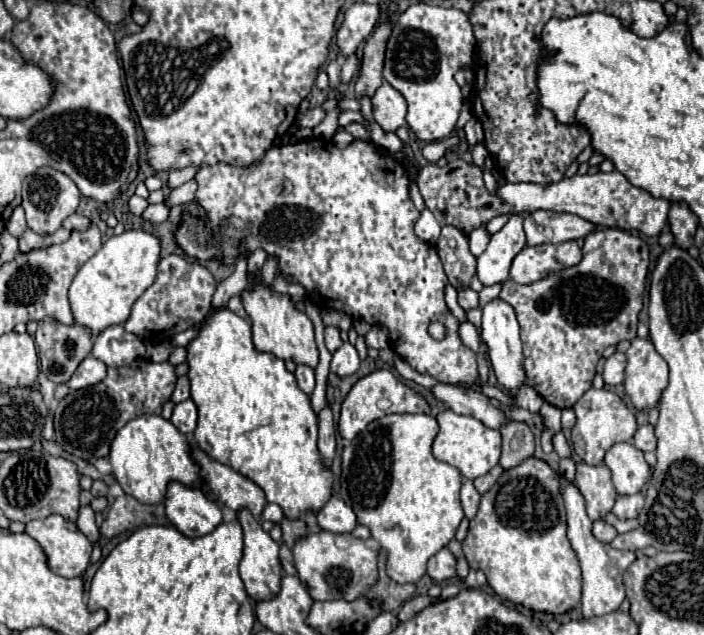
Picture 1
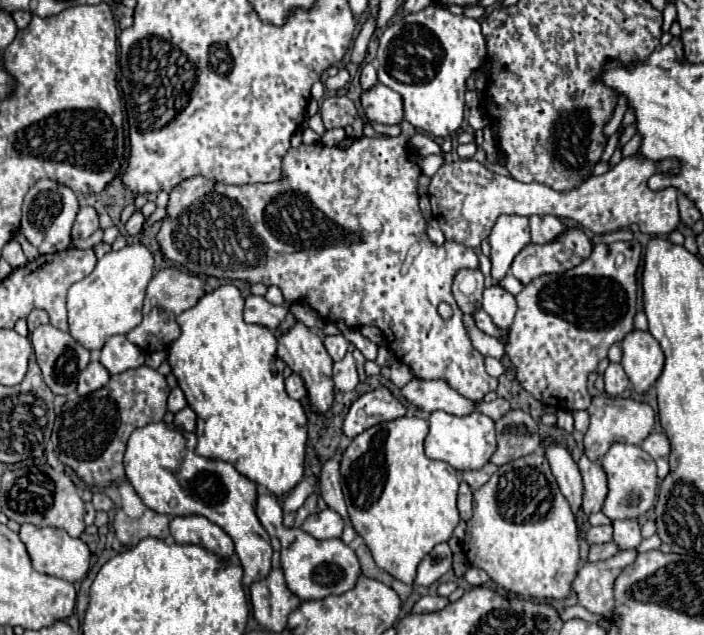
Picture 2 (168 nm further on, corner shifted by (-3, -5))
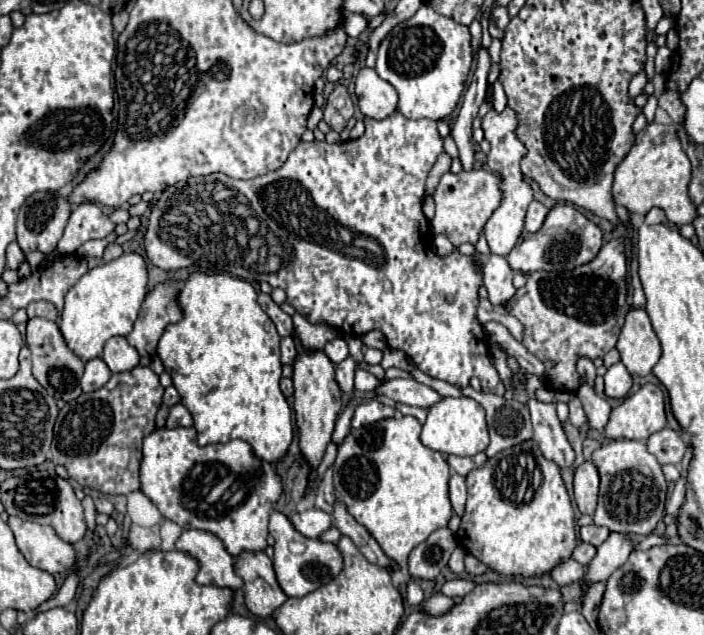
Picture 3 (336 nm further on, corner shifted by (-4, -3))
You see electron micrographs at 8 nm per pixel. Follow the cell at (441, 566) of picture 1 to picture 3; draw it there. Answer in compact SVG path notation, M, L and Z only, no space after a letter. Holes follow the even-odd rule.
M441 527L433 531L421 545L417 545L409 553L409 573L413 579L435 579L457 547L455 533L449 527Z

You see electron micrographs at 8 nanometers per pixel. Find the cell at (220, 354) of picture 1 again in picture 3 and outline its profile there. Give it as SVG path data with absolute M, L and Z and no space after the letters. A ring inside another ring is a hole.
M191 273L177 295L177 303L183 319L165 327L157 345L157 355L161 357L165 371L171 375L173 385L181 395L181 403L193 415L199 445L243 439L251 443L259 459L269 463L279 461L293 441L293 411L279 389L279 335L273 321L269 321L269 315L257 305L255 287L229 273Z

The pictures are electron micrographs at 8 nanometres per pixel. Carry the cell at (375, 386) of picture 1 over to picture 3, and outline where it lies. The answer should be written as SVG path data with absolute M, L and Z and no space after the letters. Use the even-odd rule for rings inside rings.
M369 401L369 403L363 403L355 409L355 415L353 415L353 427L361 427L361 425L369 425L369 423L375 423L375 421L381 421L381 419L387 419L387 417L393 417L395 409L389 407L389 405L381 405L379 401Z

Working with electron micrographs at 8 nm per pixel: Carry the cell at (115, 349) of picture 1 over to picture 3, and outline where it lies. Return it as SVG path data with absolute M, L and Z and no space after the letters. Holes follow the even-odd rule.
M111 337L105 343L103 361L111 369L111 373L121 373L133 369L139 363L139 353L127 343L125 337Z

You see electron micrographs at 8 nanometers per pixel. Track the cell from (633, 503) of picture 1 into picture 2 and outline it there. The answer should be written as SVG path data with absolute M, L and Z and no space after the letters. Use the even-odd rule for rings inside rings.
M618 519L614 525L614 543L618 543L620 549L634 549L642 541L638 519Z

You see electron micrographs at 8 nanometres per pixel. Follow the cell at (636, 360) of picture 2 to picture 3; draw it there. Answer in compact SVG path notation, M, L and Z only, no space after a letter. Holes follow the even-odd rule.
M631 305L621 327L617 349L623 365L633 375L649 375L653 365L659 361L661 345L643 307Z

